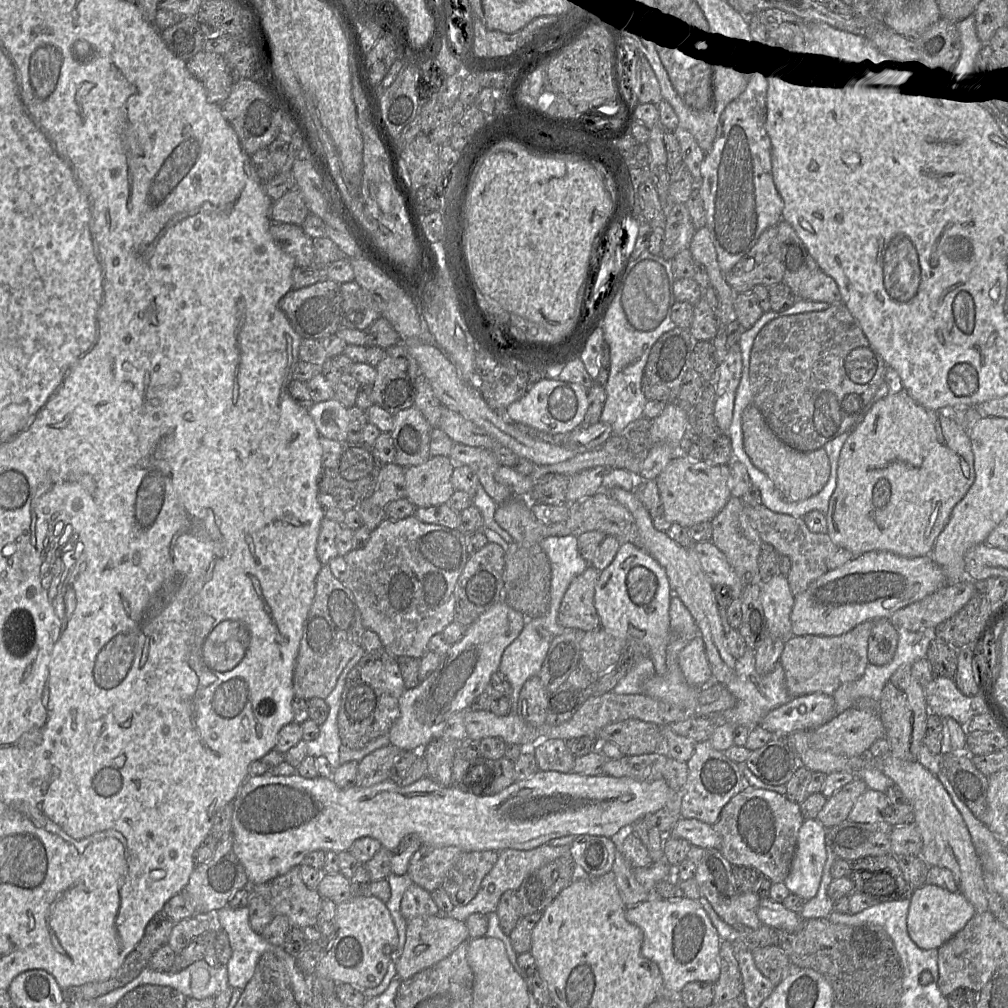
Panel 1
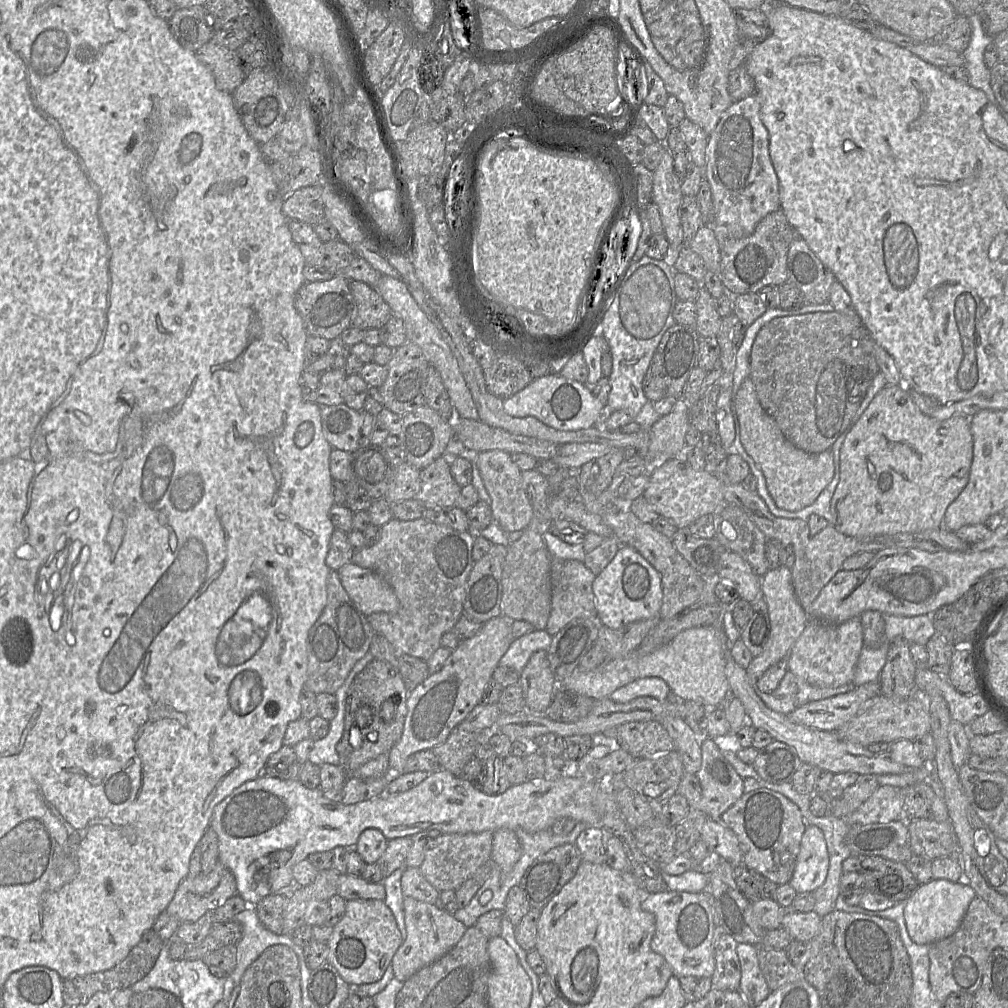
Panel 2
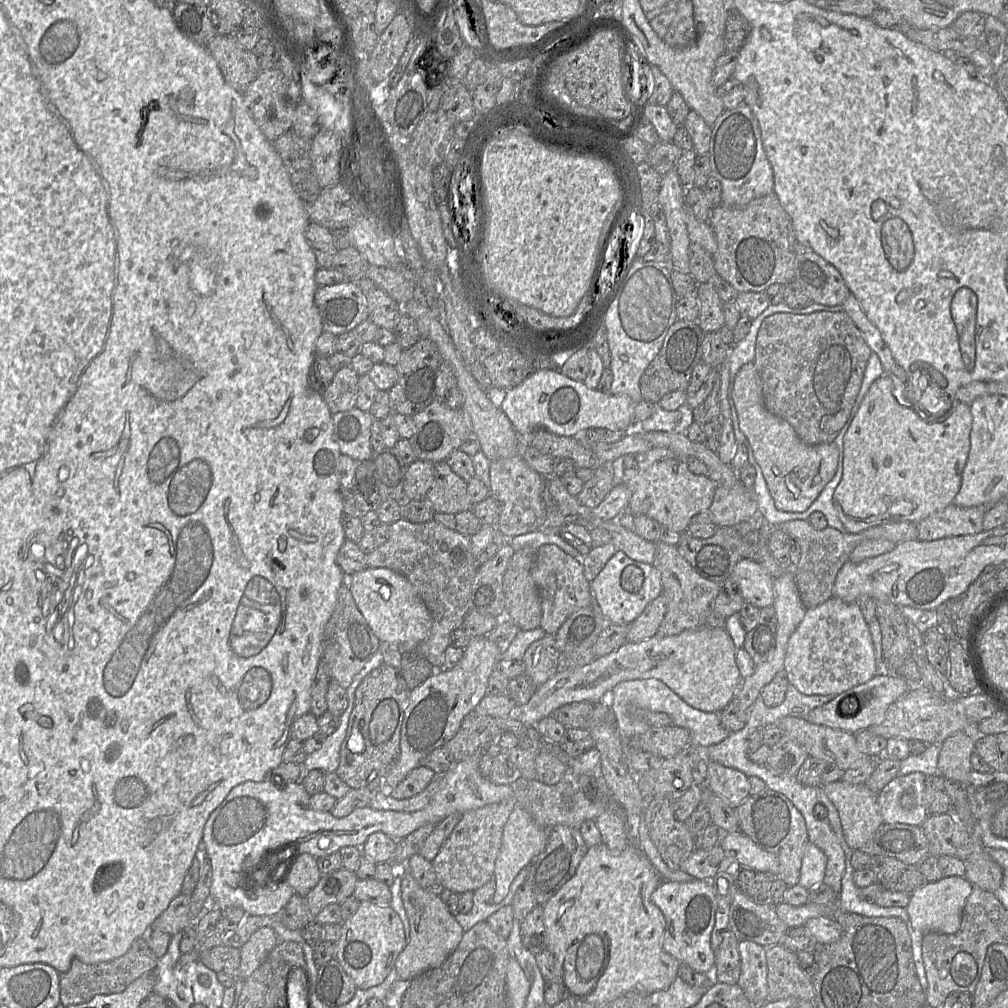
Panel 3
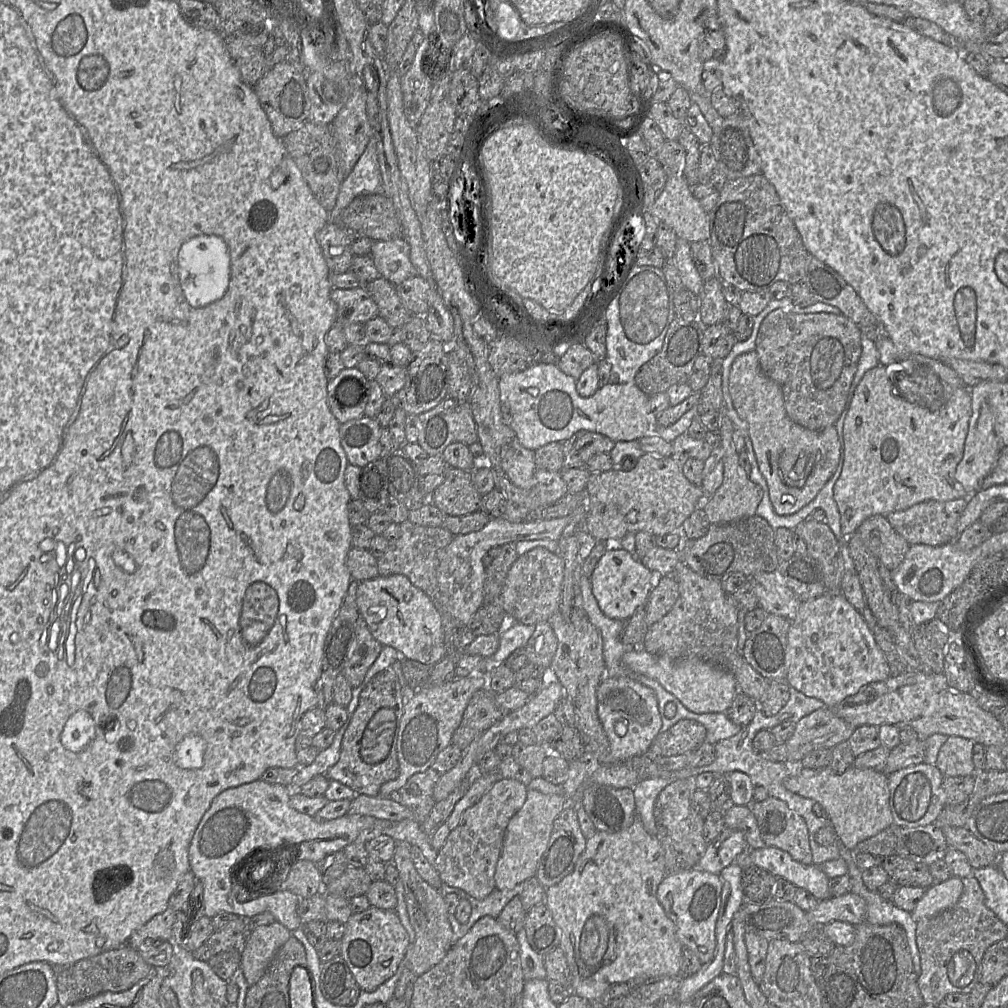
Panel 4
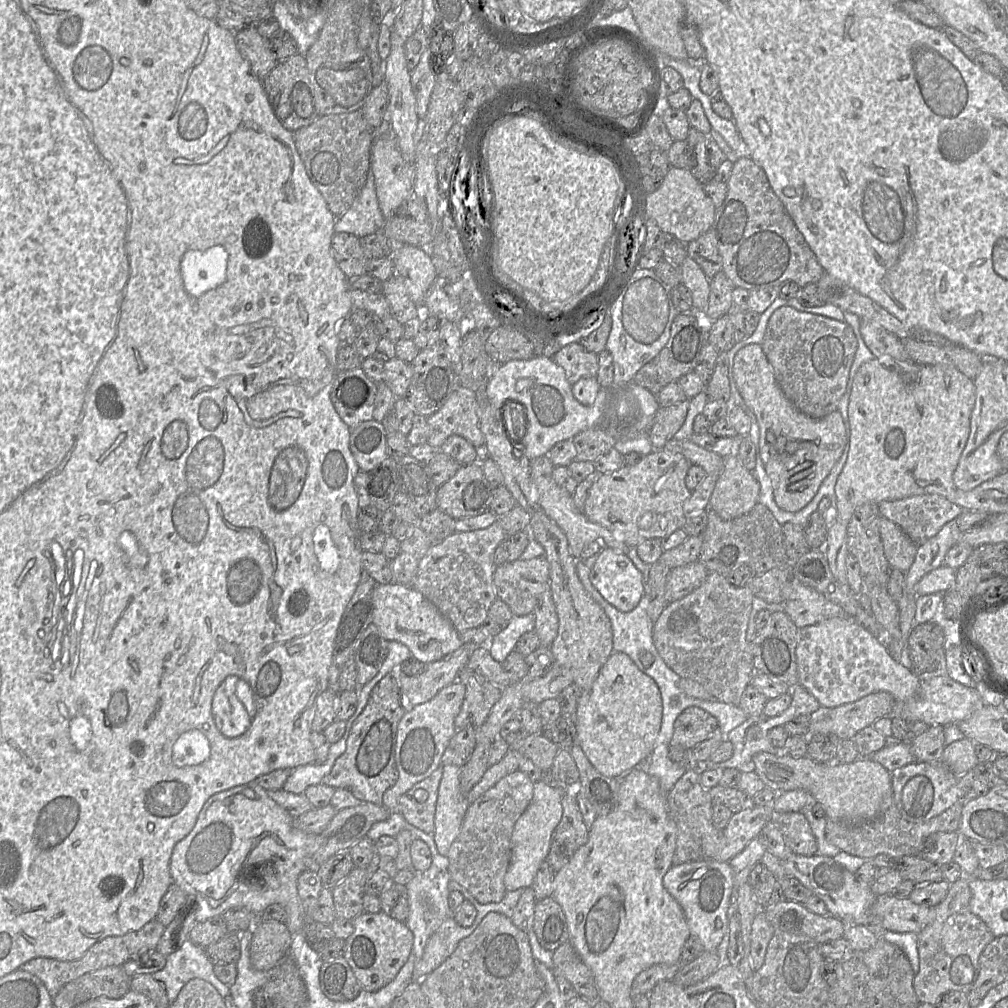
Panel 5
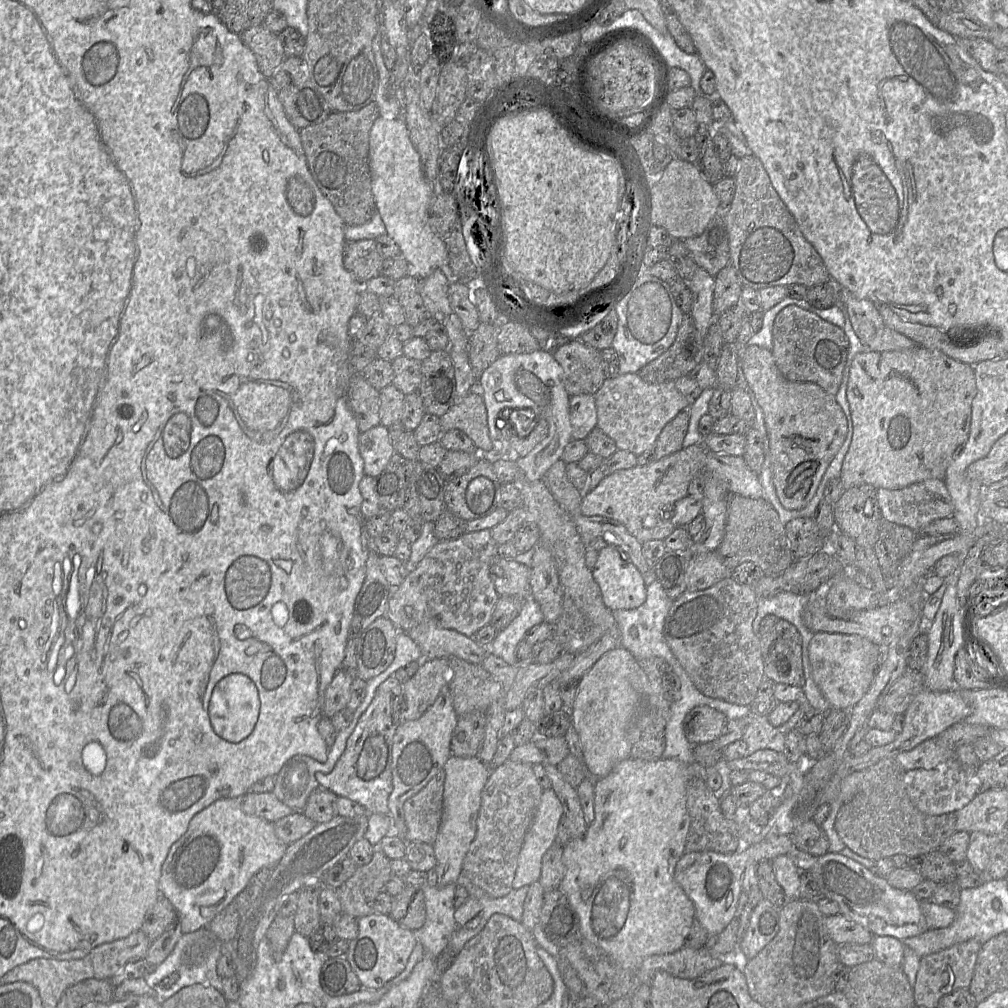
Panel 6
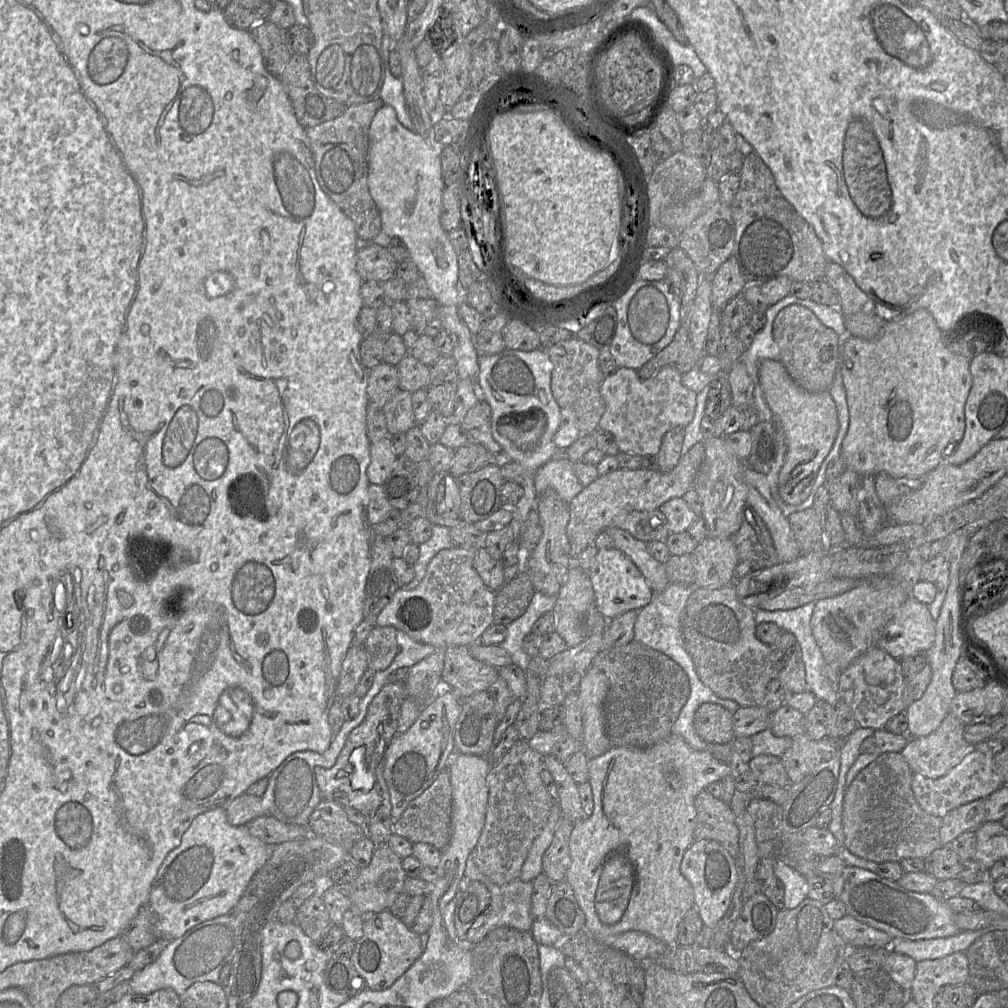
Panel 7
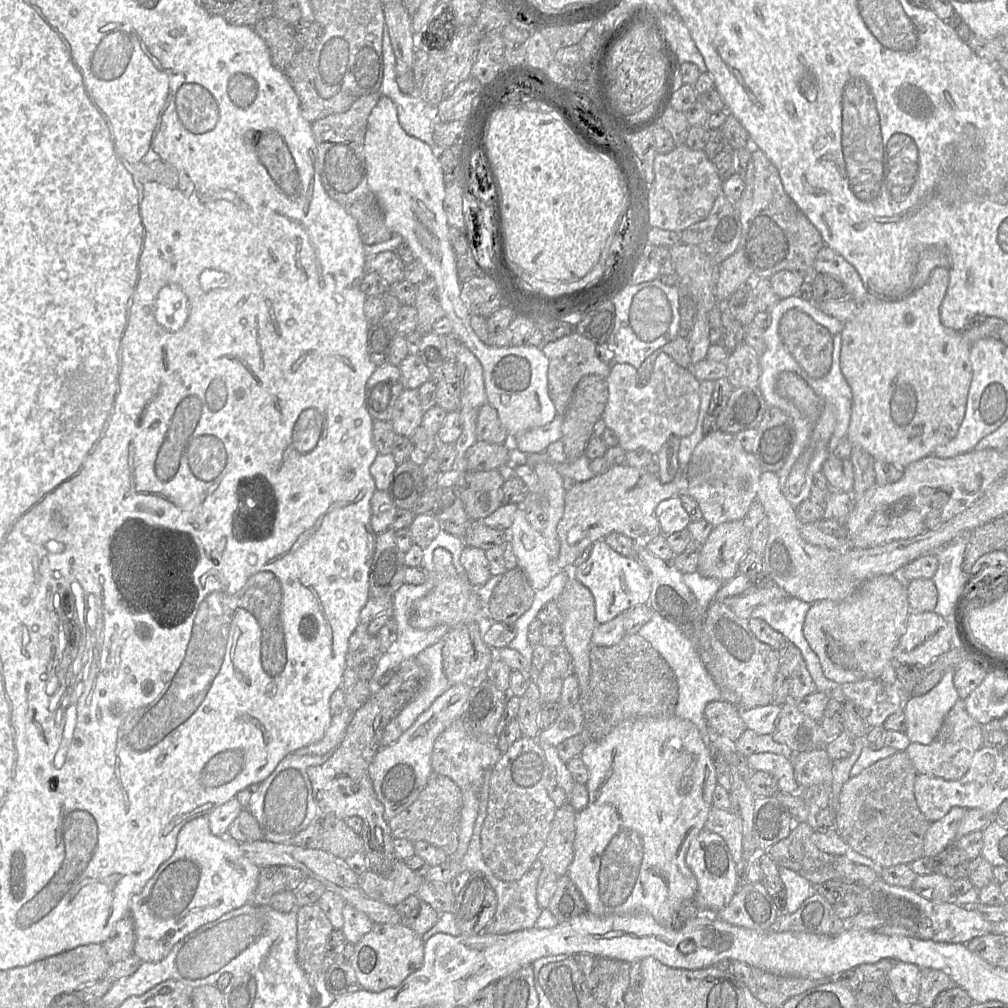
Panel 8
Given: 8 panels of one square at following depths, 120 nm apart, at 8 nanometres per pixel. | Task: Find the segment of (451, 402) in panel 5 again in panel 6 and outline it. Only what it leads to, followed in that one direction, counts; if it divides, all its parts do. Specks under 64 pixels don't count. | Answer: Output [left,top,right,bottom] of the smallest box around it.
[439,391,493,453]

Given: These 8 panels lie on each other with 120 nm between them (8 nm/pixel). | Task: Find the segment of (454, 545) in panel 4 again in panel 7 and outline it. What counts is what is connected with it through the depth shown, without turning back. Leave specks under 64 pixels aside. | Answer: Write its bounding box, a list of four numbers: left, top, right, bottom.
[375,547,496,649]

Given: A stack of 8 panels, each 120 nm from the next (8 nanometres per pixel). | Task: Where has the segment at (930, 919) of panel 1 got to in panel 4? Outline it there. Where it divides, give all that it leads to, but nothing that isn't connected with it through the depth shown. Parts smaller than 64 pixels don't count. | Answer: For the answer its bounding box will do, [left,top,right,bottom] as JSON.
[911,876,963,922]

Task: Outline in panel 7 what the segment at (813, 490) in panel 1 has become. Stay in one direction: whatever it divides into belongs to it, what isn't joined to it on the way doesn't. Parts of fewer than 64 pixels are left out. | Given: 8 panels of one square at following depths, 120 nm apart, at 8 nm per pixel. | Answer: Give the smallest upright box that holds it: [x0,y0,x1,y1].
[758,360,839,505]

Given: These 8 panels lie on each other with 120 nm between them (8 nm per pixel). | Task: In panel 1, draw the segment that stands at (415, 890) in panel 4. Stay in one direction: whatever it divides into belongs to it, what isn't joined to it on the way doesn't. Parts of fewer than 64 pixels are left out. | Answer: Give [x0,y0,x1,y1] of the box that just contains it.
[396,914,471,980]

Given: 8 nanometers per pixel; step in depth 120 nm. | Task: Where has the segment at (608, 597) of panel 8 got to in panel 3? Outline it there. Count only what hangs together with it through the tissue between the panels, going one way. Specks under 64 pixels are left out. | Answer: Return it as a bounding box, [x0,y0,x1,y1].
[590,550,662,625]

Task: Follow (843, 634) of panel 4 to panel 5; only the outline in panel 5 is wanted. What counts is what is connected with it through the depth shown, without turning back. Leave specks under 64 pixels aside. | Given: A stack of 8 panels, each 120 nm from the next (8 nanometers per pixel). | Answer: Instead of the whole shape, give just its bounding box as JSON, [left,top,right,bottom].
[796,617,920,708]

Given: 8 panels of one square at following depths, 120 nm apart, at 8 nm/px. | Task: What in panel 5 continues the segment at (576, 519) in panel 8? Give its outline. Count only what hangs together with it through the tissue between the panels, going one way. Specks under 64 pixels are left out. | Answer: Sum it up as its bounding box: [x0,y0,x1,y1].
[583,450,691,547]

